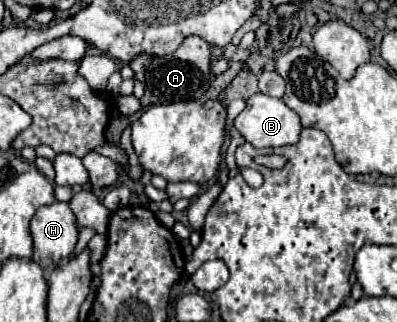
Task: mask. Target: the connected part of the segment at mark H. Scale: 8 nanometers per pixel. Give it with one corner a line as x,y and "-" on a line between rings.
55,201
53,205
39,207
31,219
31,235
33,235
33,243
35,243
33,259
41,261
41,265
45,265
45,269
53,269
53,265
57,265
61,259
69,257
77,245
77,239
79,239
77,219
73,217
69,203

